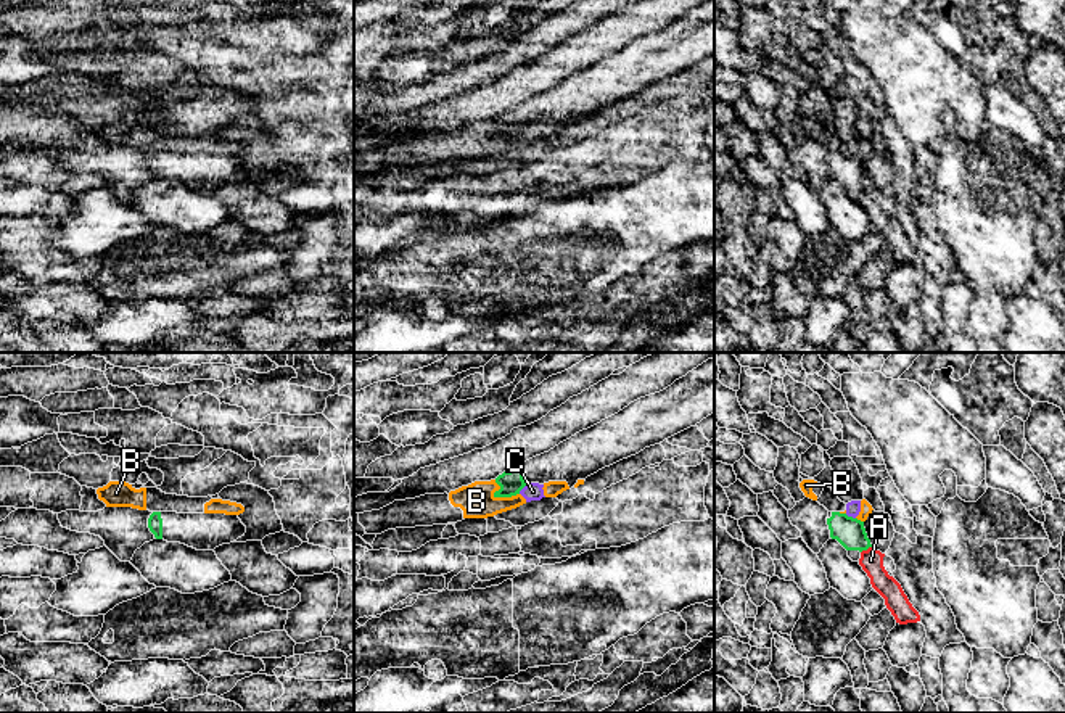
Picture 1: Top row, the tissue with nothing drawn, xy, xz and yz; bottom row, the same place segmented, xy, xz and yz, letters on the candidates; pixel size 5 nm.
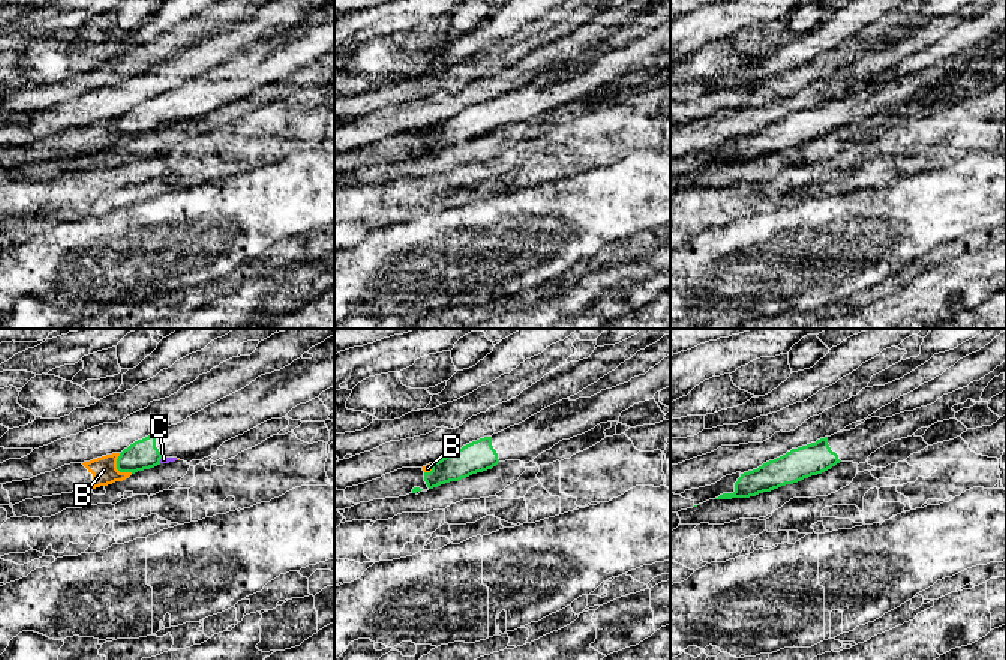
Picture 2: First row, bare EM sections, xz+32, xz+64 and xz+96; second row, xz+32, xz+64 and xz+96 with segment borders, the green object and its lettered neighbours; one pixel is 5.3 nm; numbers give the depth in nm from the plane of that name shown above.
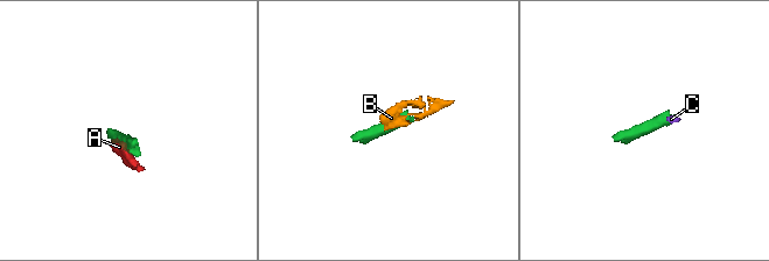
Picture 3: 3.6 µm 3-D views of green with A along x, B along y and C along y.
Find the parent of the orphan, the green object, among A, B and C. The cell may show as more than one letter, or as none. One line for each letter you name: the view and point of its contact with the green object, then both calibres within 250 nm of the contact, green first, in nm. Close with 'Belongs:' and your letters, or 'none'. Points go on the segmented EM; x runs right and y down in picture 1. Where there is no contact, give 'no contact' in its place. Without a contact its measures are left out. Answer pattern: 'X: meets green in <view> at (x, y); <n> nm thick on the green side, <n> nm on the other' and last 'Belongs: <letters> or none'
Belongs: none

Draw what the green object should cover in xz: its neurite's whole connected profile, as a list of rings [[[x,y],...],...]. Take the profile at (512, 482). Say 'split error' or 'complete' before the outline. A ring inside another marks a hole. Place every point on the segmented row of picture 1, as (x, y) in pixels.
split error; [[[714,357],[676,380],[666,389],[631,402],[618,414],[576,433],[549,452],[536,455],[510,472],[504,472],[495,478],[500,489],[494,493],[494,497],[516,496],[529,483],[566,481],[571,489],[579,480],[586,481],[587,476],[598,470],[635,455],[645,447],[660,444],[695,427],[711,414],[714,414]]]

